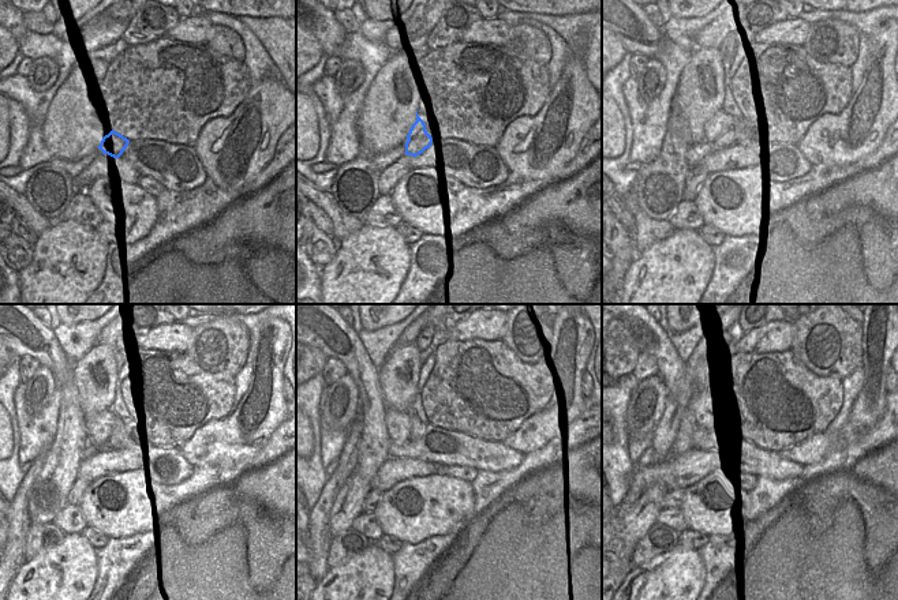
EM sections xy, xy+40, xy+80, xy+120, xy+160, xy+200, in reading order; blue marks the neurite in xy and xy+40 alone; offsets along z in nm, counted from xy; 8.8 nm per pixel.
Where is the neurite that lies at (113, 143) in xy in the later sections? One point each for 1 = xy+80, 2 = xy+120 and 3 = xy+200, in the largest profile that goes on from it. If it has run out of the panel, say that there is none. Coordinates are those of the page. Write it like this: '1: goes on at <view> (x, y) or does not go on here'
1: goes on at xy+80 (718, 130)
2: goes on at xy+120 (104, 430)
3: goes on at xy+200 (700, 405)

